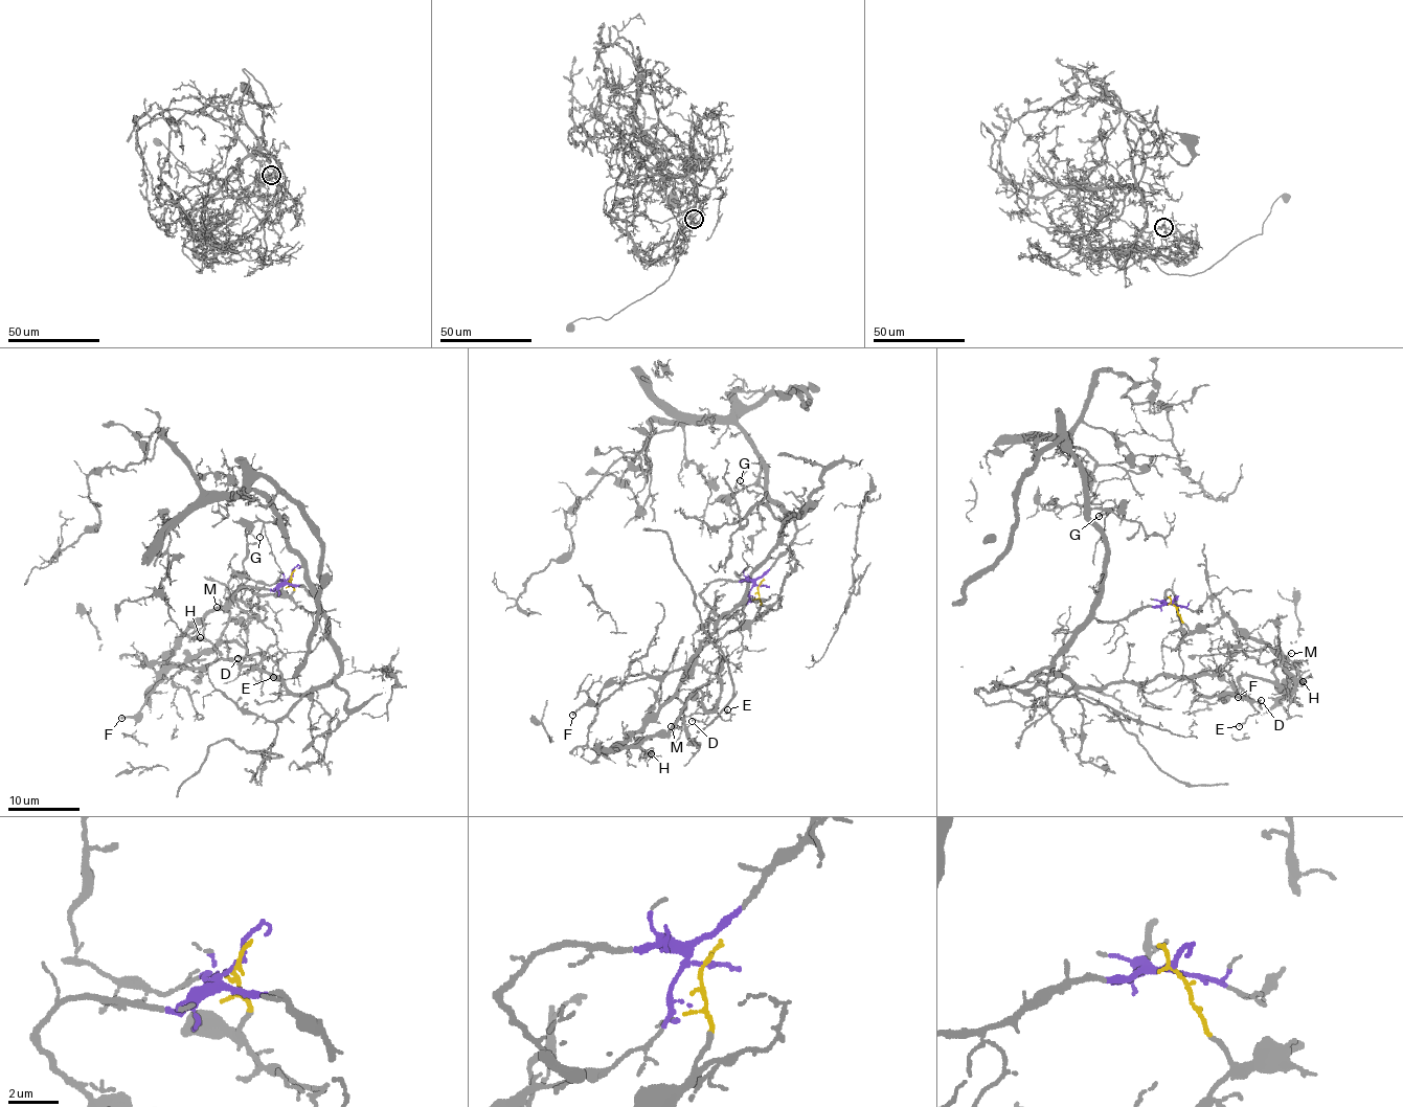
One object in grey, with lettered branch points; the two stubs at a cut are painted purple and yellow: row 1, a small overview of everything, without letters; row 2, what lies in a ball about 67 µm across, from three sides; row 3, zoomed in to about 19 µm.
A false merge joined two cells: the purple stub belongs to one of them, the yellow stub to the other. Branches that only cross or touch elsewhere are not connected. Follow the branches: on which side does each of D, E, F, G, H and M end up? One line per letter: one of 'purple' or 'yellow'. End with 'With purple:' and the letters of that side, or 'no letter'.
D: yellow
E: yellow
F: purple
G: purple
H: yellow
M: yellow
With purple: F, G

